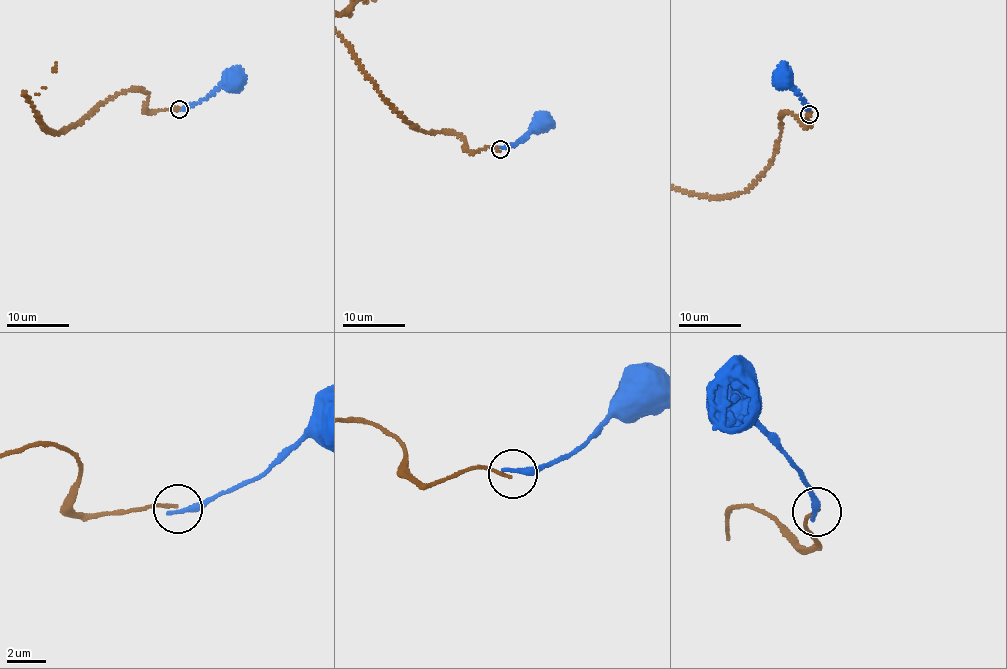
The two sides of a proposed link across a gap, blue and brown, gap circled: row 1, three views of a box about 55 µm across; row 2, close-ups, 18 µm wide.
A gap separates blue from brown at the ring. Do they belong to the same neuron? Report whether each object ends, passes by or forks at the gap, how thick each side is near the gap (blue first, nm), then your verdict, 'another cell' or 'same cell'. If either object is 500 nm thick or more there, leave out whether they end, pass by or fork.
blue ends; brown ends; calibres 320 and 160 nm; another cell

